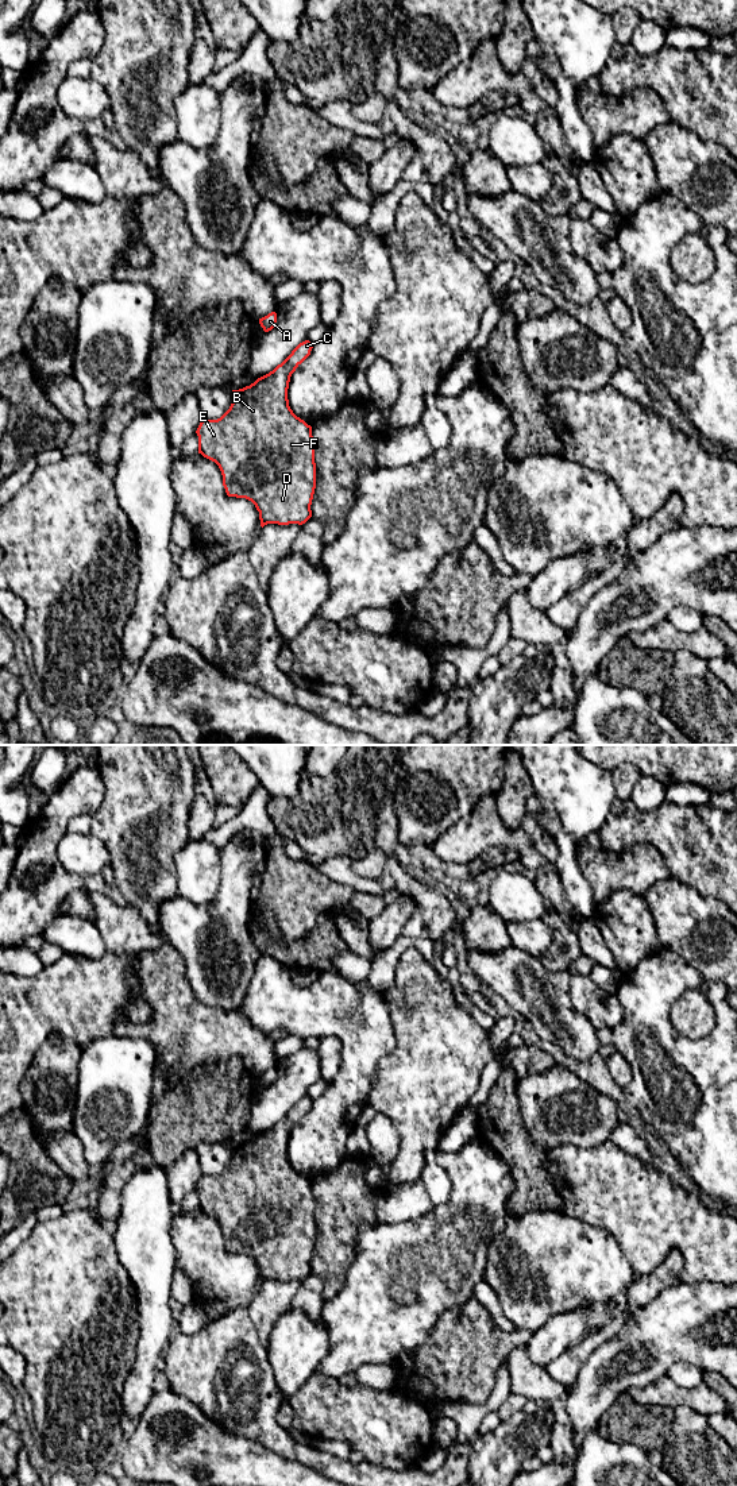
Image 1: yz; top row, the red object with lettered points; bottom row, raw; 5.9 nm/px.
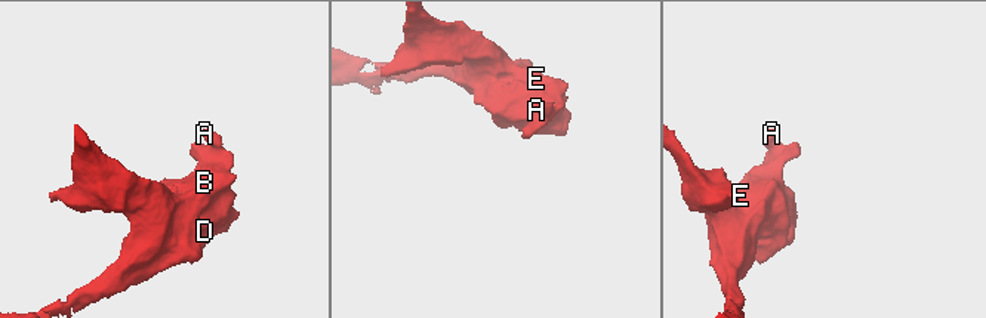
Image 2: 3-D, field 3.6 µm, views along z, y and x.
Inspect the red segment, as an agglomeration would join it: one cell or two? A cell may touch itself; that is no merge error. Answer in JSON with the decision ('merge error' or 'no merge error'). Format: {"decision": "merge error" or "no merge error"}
{"decision": "no merge error"}

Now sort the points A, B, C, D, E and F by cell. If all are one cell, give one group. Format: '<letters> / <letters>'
A B C D E F

